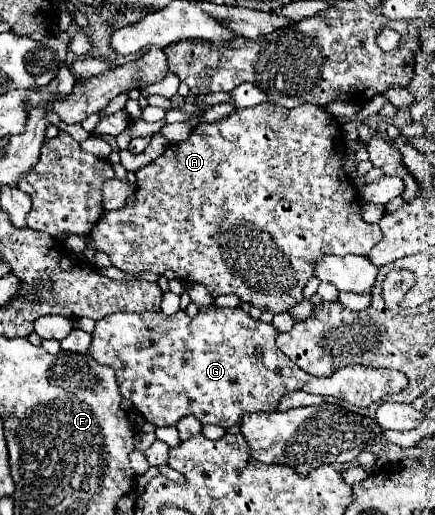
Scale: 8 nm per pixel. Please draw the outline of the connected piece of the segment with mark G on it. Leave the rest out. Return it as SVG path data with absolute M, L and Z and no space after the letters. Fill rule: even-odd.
M217 305L201 307L199 313L191 319L185 311L177 311L167 317L165 313L113 313L103 317L93 331L93 343L89 347L89 355L101 365L113 367L119 391L125 399L133 403L133 407L145 417L145 421L155 427L177 425L181 417L193 415L203 425L221 425L231 427L239 425L245 413L257 411L275 411L279 399L289 391L307 391L307 393L339 397L351 405L367 407L379 401L385 395L399 393L407 387L407 377L393 369L373 369L363 365L347 365L337 369L331 377L316 377L299 369L295 363L283 355L277 345L277 329L271 323L253 321L243 309L223 309ZM261 347L263 357L255 357L253 349Z

